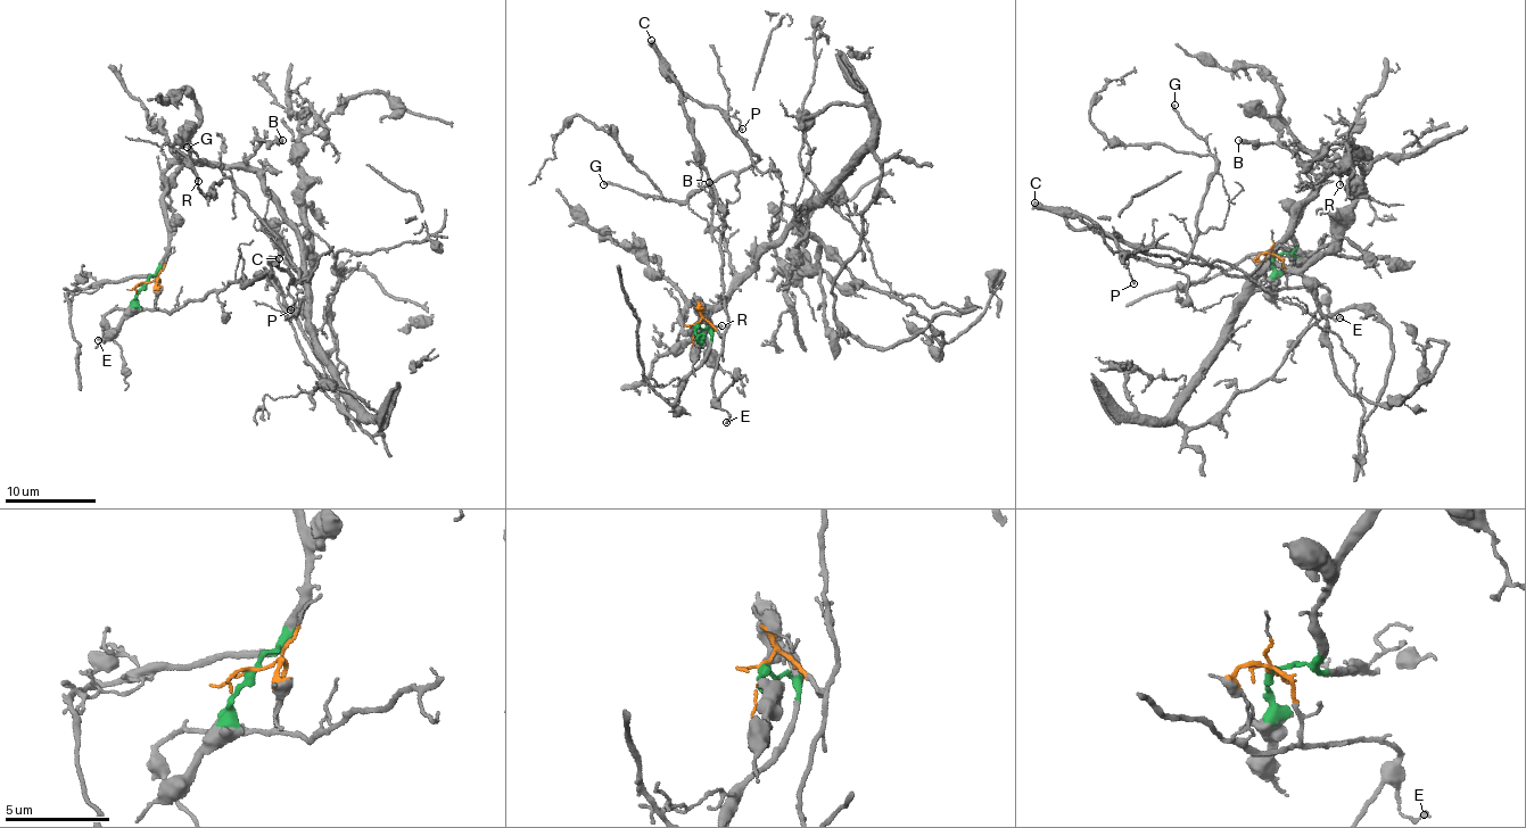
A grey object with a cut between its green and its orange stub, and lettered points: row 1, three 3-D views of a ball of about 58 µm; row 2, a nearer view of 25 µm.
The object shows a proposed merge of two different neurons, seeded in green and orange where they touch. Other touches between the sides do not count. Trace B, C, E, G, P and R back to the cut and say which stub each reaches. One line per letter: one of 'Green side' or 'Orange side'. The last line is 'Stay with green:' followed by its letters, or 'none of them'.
B: Green side
C: Orange side
E: Orange side
G: Orange side
P: Orange side
R: Green side
Stay with green: B, R

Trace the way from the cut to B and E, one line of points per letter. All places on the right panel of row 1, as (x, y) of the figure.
B: (1273, 254), (1293, 248), (1298, 209), (1321, 181), (1317, 154), (1330, 166), (1317, 175), (1287, 148), (1238, 140)
E: (1273, 254), (1281, 261), (1287, 286), (1321, 283), (1328, 291), (1328, 313), (1336, 320), (1339, 317)

